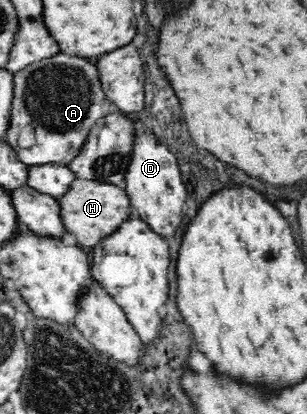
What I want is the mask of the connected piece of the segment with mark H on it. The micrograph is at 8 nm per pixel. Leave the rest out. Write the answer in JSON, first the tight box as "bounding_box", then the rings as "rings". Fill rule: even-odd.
{"bounding_box":[58,178,132,248],"rings":[[[75,178],[68,184],[68,190],[58,199],[60,206],[60,222],[64,230],[74,234],[77,244],[91,248],[105,235],[108,235],[128,218],[132,211],[128,195],[123,189],[110,183],[96,182]]]}

